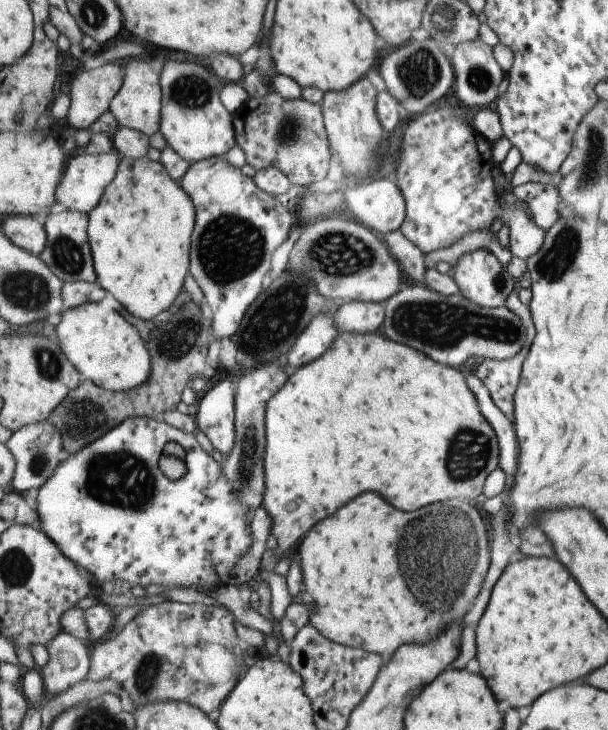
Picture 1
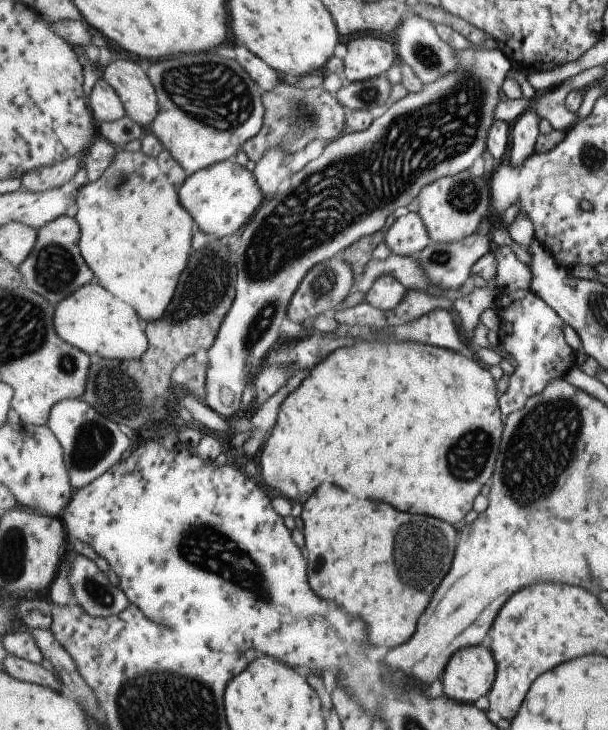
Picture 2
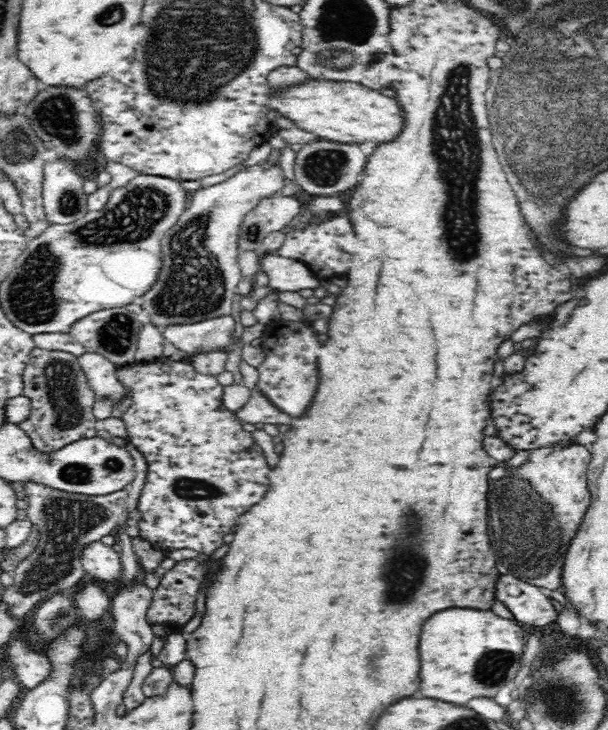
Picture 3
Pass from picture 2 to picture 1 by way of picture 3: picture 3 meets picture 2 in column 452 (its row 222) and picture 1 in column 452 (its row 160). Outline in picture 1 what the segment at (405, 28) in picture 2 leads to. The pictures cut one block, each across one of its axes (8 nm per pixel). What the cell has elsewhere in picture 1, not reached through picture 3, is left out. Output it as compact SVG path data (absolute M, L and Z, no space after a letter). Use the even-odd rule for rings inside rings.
M478 40L459 43L453 48L450 62L456 76L456 96L467 108L471 106L487 108L489 104L500 98L499 86L505 78L505 70L500 62L497 62L492 46Z

